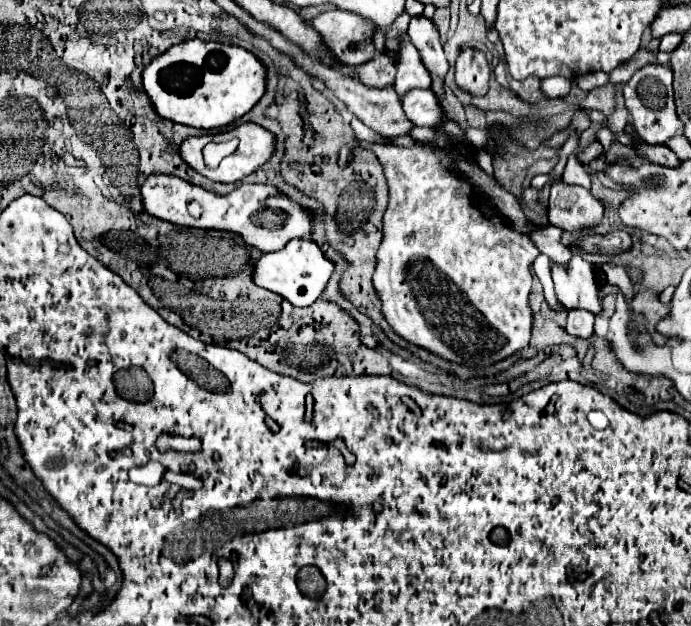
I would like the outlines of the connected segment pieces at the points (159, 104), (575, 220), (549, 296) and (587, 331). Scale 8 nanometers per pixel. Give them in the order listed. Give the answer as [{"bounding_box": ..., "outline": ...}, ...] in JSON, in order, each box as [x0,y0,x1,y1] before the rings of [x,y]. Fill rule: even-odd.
[{"bounding_box":[142,39,266,129],"outline":[[[188,39],[158,55],[142,71],[142,83],[164,119],[198,129],[220,129],[238,121],[262,99],[266,93],[266,65],[242,47]]]},{"bounding_box":[548,181,604,231],"outline":[[[556,181],[550,187],[550,207],[548,221],[564,231],[584,231],[592,229],[602,221],[604,207],[594,199],[588,189],[580,185],[568,185]]]},{"bounding_box":[532,255,558,309],"outline":[[[538,255],[532,265],[534,265],[536,277],[540,279],[540,283],[542,283],[542,287],[544,287],[546,301],[550,303],[552,309],[558,309],[558,305],[556,305],[558,299],[556,299],[556,295],[554,295],[554,285],[552,285],[552,277],[550,277],[550,259],[548,259],[546,255]]]},{"bounding_box":[566,309,594,337],"outline":[[[570,309],[566,319],[566,331],[576,337],[592,337],[594,333],[594,315],[586,309]]]}]

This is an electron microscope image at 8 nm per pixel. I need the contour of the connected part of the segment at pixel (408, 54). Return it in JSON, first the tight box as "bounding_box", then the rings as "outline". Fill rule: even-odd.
{"bounding_box":[394,35,432,97],"outline":[[[402,35],[400,41],[402,41],[402,47],[398,51],[400,55],[396,57],[396,63],[398,63],[398,73],[394,83],[396,93],[402,97],[410,89],[432,89],[432,77],[426,65],[422,63],[418,49],[410,45],[410,39],[406,35]]]}

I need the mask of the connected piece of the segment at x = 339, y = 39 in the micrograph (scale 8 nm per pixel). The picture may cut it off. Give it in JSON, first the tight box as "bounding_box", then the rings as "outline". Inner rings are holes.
{"bounding_box":[310,9,376,67],"outline":[[[334,9],[320,13],[310,21],[310,25],[320,31],[324,43],[336,55],[336,59],[340,59],[340,63],[358,67],[376,55],[376,23],[362,15]]]}

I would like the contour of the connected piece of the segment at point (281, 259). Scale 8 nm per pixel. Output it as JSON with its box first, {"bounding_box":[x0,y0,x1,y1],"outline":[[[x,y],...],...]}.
{"bounding_box":[256,239,336,307],"outline":[[[292,239],[284,249],[266,253],[256,263],[256,285],[282,295],[296,307],[308,307],[312,305],[324,291],[326,283],[330,281],[330,275],[334,273],[336,263],[330,261],[320,245],[316,245],[312,239]]]}

